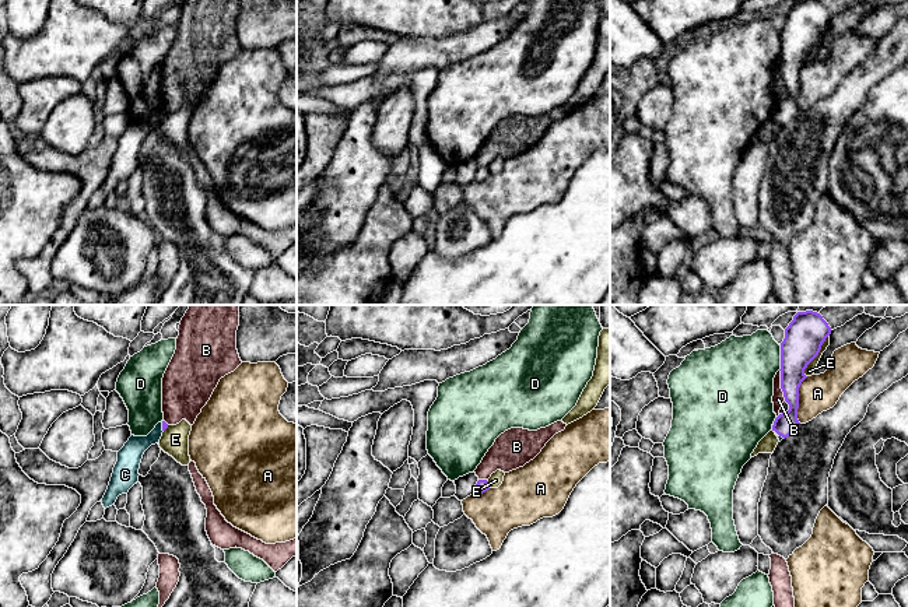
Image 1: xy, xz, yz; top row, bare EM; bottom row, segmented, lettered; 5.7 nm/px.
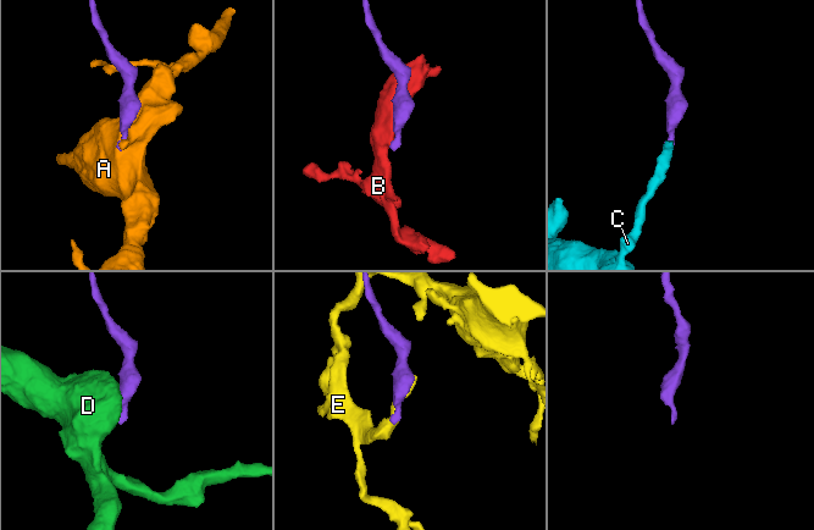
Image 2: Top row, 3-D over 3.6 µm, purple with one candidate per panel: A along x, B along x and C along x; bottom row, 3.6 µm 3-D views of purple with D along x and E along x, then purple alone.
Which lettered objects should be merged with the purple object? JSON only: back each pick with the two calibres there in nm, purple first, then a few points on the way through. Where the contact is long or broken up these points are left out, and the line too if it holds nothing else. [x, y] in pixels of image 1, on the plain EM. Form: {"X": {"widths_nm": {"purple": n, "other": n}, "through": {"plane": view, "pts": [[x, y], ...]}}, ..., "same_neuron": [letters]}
{"C": {"widths_nm": {"purple": 30, "other": 140}}, "same_neuron": ["C"]}

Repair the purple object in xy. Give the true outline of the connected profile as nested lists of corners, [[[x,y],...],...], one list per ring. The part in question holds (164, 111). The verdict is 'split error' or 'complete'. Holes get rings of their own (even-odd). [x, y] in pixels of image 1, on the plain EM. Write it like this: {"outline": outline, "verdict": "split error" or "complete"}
{"outline": [[[161,108],[147,123],[132,122],[118,138],[118,148],[113,154],[108,176],[101,187],[105,196],[115,192],[119,182],[127,180],[129,176],[137,171],[140,162],[139,155],[144,138],[151,131],[159,130],[162,119],[166,115],[168,110]]], "verdict": "split error"}

